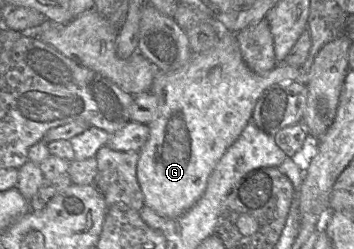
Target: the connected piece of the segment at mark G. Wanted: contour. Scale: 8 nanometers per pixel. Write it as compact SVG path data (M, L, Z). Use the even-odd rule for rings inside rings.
M227 31L220 32L218 43L209 50L193 53L190 60L179 70L169 73L158 71L150 89L150 92L156 96L158 101L157 117L148 124L150 129L149 139L139 151L137 163L137 179L144 195L145 205L167 218L177 218L188 211L204 194L209 177L219 160L251 121L253 109L262 93L271 85L296 81L298 76L299 68L284 63L278 63L271 71L264 74L257 74L251 71L242 58L236 34Z

